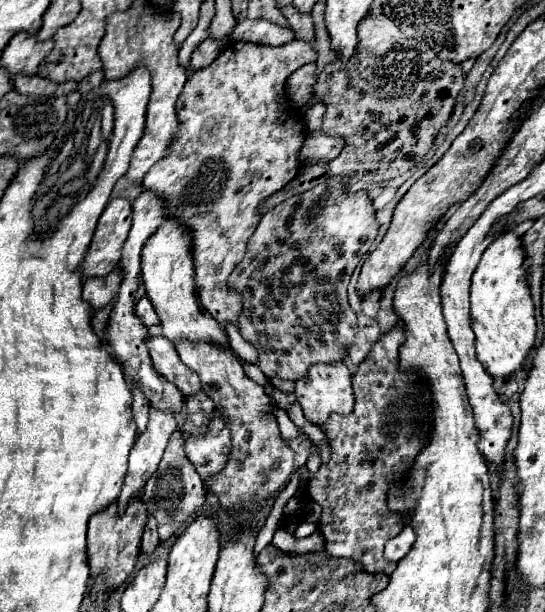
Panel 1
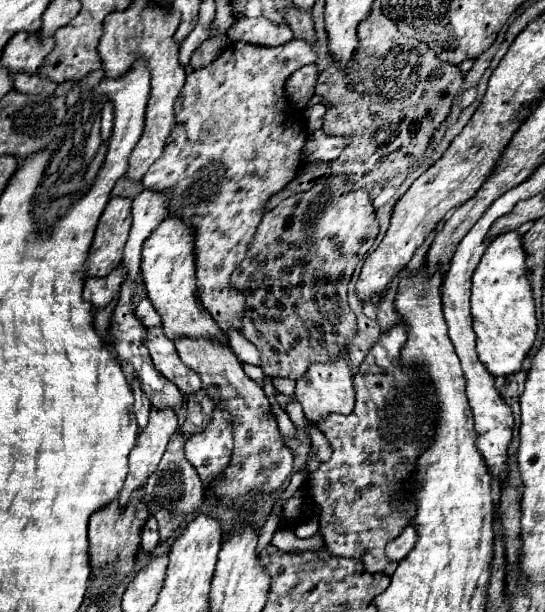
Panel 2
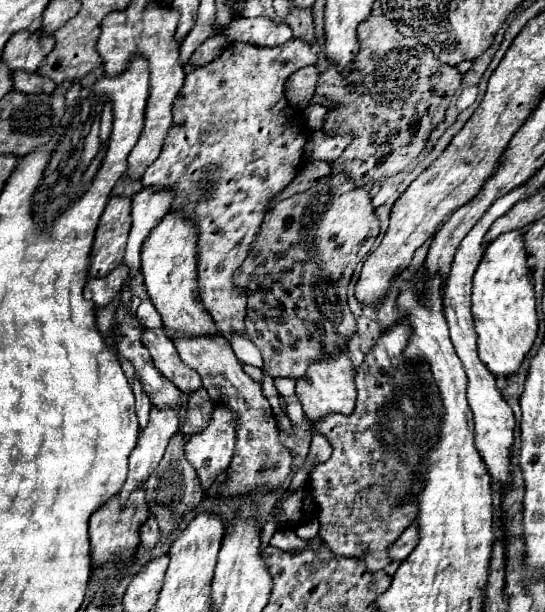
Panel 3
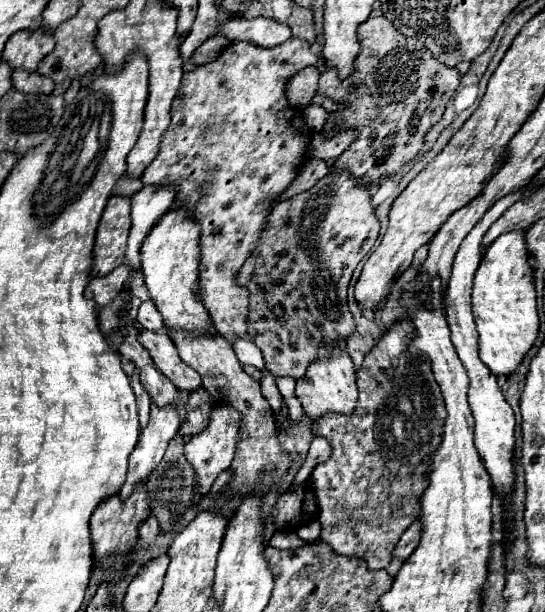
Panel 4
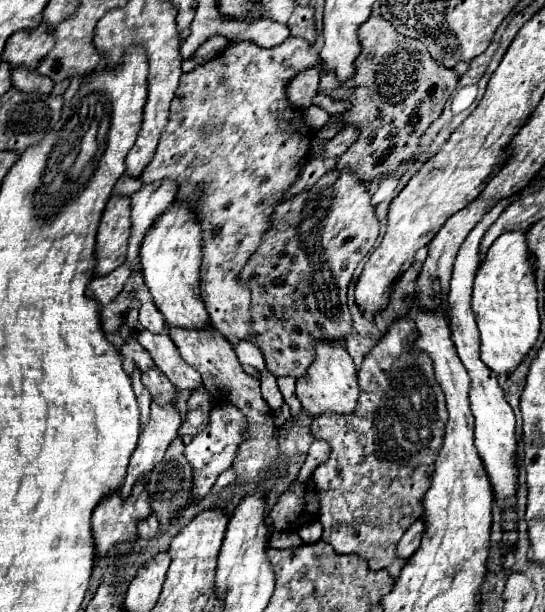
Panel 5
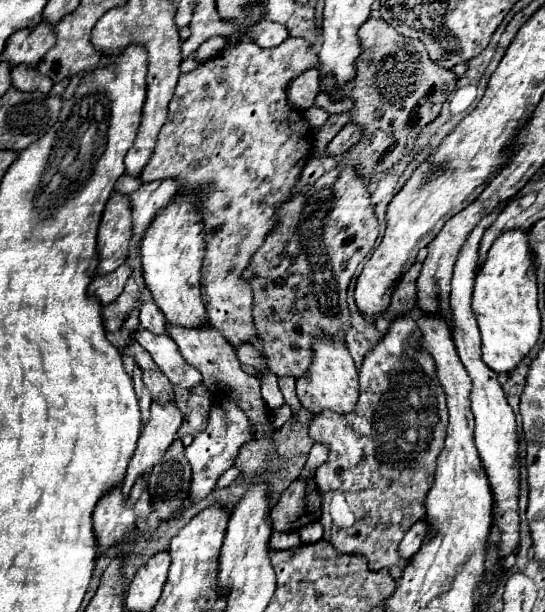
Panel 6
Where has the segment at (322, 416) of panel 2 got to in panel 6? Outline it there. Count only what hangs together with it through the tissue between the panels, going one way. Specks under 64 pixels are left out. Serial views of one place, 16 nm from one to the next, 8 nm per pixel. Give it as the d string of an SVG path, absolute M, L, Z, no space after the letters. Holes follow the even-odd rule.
M340 338L316 340L314 360L308 372L296 380L296 394L302 406L314 416L324 410L342 412L342 414L352 412L358 400L358 370L354 366L352 356L348 356L348 348L344 348L344 342Z

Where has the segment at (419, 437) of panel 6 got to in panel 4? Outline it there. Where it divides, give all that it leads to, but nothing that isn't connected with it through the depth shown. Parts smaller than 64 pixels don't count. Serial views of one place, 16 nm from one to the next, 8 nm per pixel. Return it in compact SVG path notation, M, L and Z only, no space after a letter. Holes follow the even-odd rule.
M400 320L392 324L376 346L364 358L360 370L356 372L358 384L358 402L350 416L344 414L326 414L322 420L312 424L312 432L324 436L332 446L332 456L328 462L318 464L310 474L310 486L320 506L320 538L332 548L332 552L342 556L356 556L368 564L368 570L384 570L392 564L392 556L388 548L396 544L400 532L408 528L416 520L416 504L412 504L412 496L424 488L420 484L420 460L428 460L432 448L440 444L440 428L444 422L444 402L440 396L440 388L432 376L430 364L424 358L406 356L404 348L412 338L410 320ZM406 394L406 412L400 410L398 400ZM406 428L406 452L398 444L398 438L404 436Z

